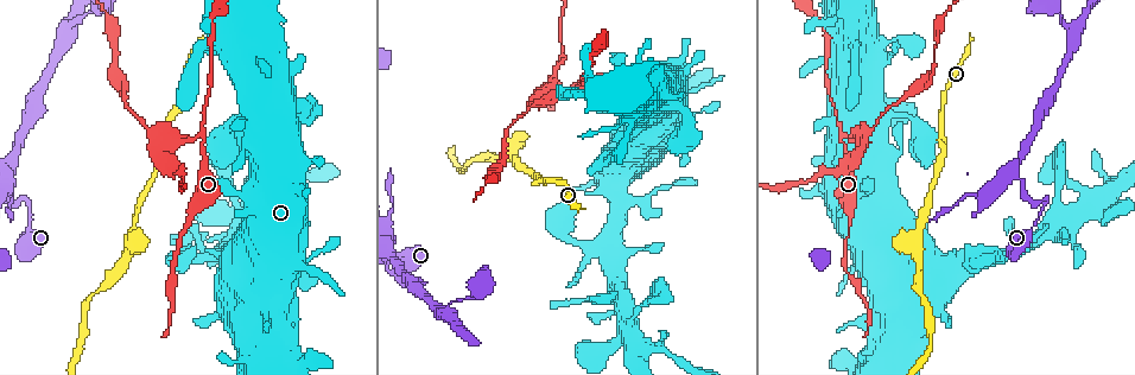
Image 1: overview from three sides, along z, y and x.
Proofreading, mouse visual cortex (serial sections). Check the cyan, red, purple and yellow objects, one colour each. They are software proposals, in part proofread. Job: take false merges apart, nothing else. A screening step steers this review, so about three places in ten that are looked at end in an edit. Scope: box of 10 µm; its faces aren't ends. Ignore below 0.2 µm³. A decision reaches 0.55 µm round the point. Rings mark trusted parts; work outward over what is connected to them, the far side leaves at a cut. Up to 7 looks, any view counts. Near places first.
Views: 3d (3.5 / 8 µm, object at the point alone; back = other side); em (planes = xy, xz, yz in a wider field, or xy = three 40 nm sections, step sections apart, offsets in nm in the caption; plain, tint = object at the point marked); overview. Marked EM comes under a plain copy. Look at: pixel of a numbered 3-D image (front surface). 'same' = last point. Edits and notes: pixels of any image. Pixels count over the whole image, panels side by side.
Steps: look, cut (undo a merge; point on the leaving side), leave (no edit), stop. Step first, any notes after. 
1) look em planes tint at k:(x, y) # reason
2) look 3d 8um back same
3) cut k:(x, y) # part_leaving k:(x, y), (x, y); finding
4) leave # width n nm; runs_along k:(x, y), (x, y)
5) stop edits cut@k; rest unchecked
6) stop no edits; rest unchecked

look 3d 3.5um at 1:(1045, 199) # sharp bend

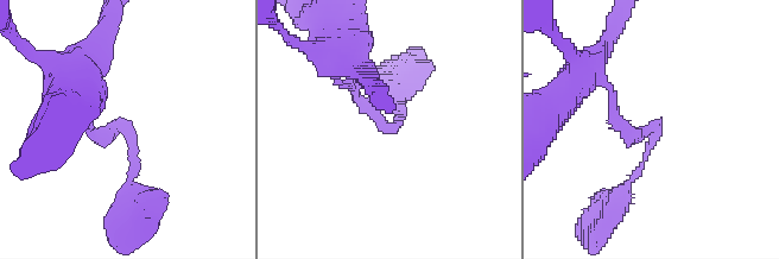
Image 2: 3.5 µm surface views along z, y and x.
look em planes tint at 2:(125, 131) # shape alone is not enough

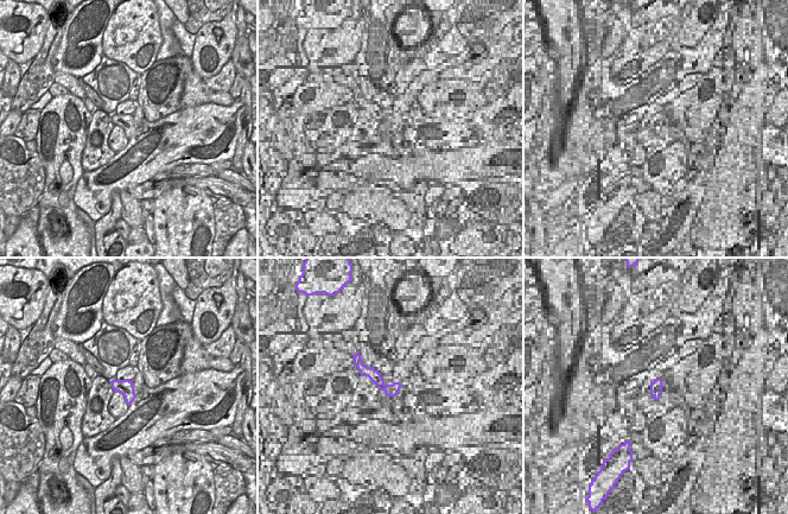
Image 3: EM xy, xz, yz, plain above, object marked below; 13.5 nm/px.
leave # runs_along 2:(132, 199), (132, 137), (95, 137), (81, 108); all the same cell

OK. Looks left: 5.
look 3d 3.5um at 1:(448, 314)

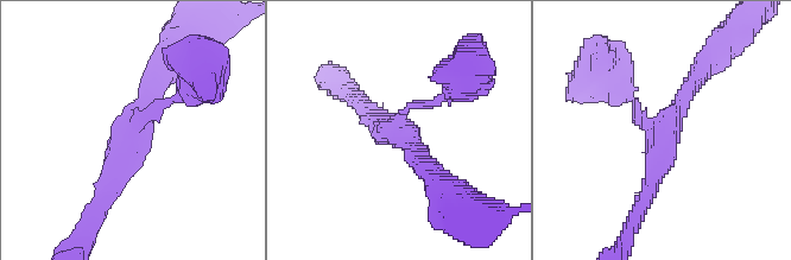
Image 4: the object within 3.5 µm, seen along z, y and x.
look em planes tint at 4:(400, 127)

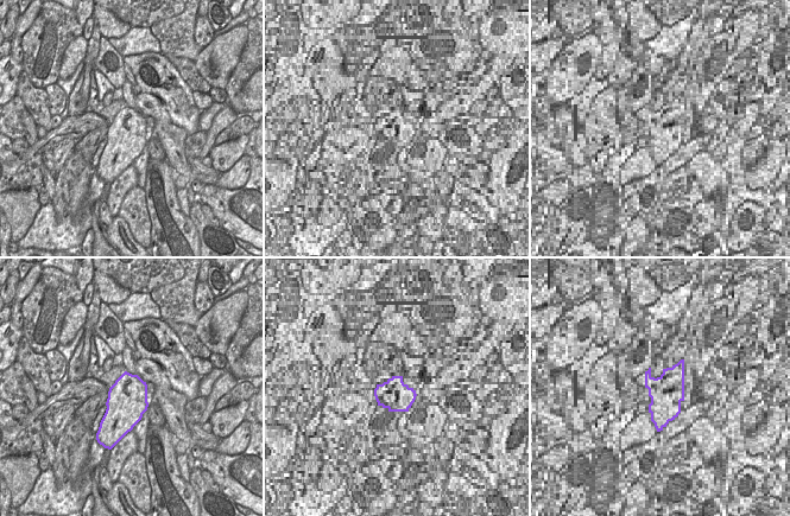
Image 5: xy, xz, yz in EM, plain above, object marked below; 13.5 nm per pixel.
look em xy step 1 tint same

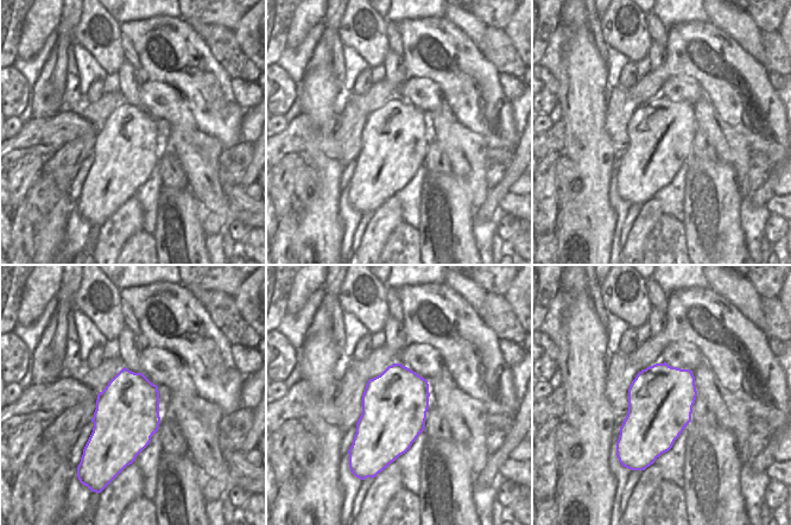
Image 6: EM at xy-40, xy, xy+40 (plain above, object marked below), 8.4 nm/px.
leave # arm_widths 100, 250, 250 nm; runs_along 4:(102, 204), (132, 125), (183, 92); all the same cell

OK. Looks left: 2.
look 3d 3.5um at 1:(918, 264)

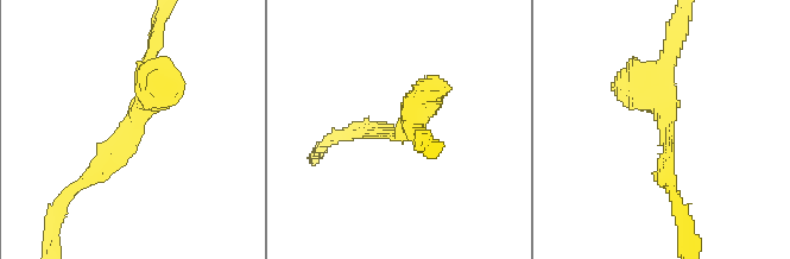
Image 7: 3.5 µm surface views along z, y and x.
leave # runs_along 7:(151, 55), (133, 139), (82, 183); all the same cell

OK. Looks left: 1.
stop no edits; rest unchecked

